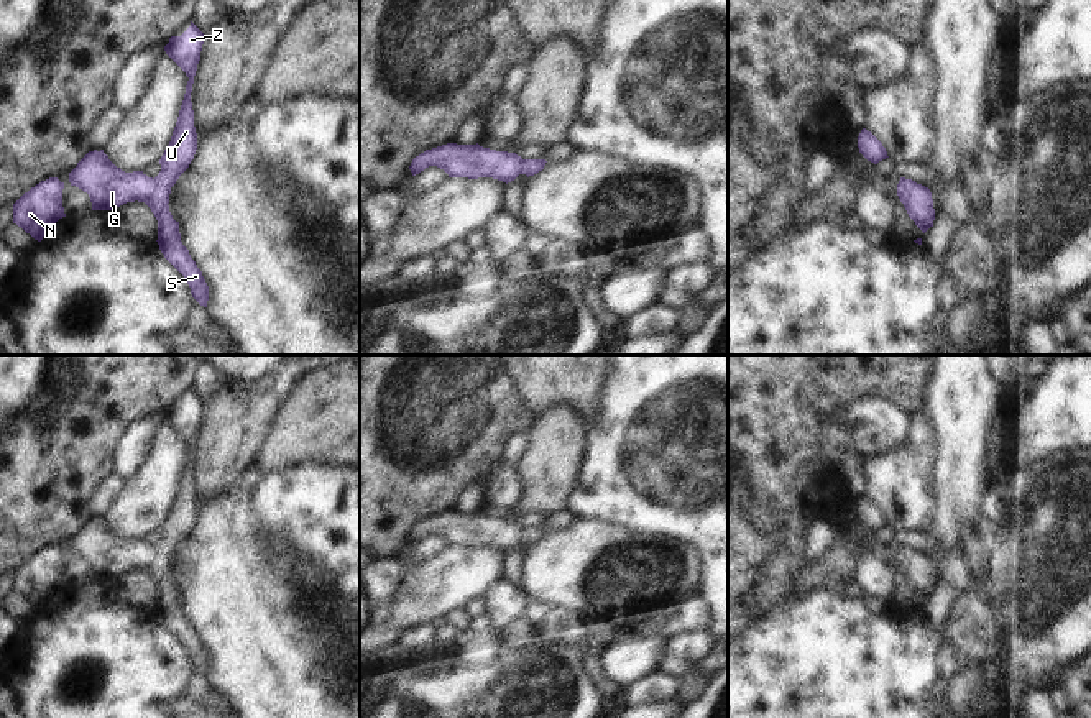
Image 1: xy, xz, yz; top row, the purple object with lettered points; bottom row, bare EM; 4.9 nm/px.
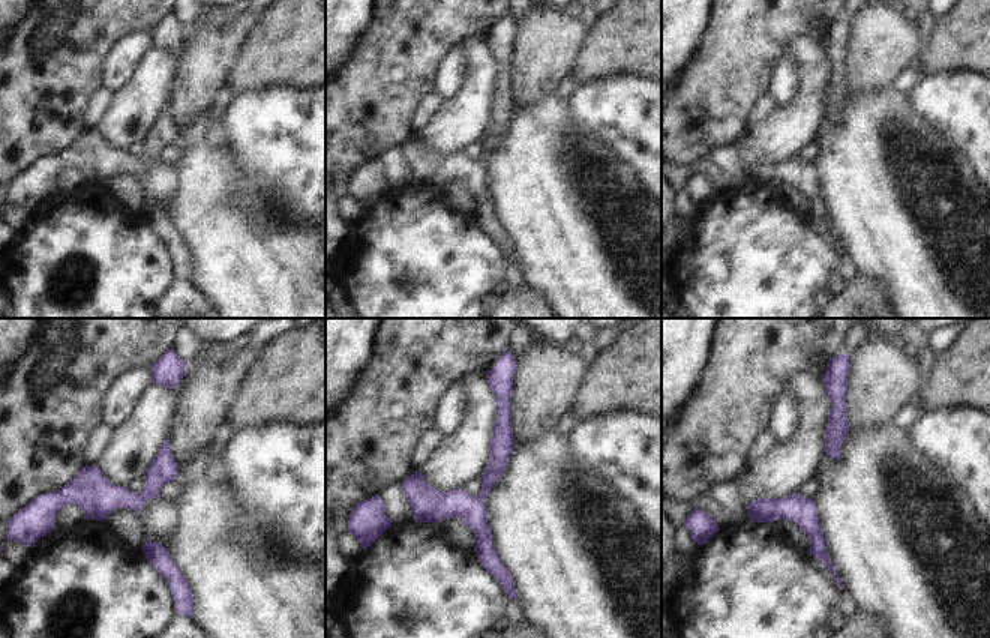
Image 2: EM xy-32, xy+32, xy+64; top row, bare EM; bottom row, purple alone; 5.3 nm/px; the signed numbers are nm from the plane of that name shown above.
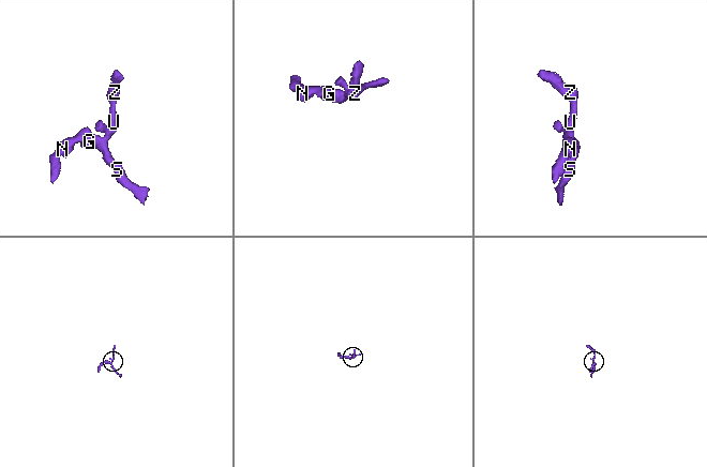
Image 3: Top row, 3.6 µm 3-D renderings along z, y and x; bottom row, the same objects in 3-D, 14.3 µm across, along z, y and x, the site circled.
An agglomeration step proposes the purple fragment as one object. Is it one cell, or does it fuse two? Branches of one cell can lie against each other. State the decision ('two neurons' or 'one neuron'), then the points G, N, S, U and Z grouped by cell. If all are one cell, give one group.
one neuron; groups G N S U Z

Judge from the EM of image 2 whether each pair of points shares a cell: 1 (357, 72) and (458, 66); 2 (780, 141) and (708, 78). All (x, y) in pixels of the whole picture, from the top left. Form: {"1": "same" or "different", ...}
{"1": "different", "2": "different"}

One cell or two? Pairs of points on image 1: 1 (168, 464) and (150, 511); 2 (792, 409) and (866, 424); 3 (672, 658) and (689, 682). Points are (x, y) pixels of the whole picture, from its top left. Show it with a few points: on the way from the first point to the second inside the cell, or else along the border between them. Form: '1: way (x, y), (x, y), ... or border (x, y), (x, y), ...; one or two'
1: way (158, 475), (150, 492), (150, 500); one
2: border (876, 398), (856, 398), (840, 413); two
3: border (687, 671), (681, 679); two

